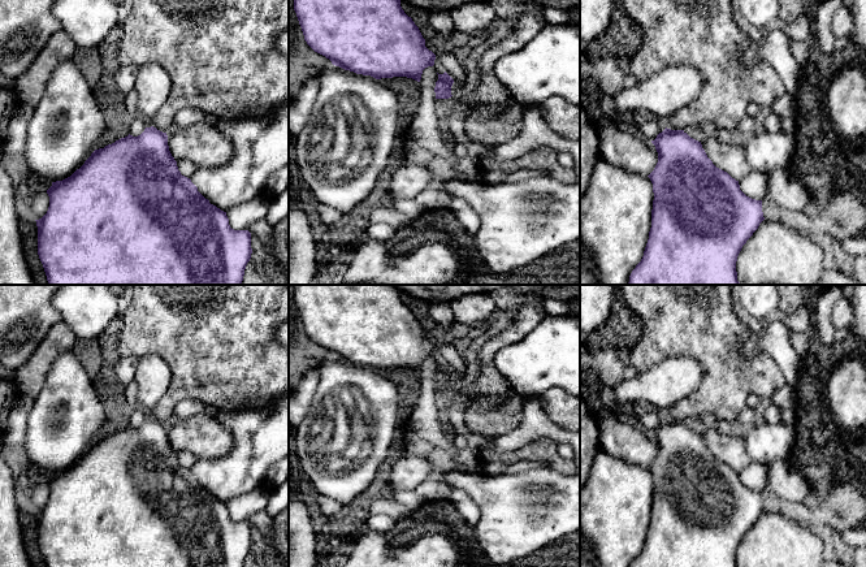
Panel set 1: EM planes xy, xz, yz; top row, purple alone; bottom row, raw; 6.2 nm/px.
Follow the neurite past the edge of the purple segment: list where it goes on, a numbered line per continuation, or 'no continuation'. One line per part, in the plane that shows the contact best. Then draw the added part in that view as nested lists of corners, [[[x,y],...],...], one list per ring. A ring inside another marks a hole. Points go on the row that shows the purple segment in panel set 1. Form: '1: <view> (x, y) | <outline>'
no continuation

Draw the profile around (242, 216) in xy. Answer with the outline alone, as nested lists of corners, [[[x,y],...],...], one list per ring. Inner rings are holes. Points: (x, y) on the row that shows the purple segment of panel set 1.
[[[260,195],[247,203],[233,207],[226,212],[230,228],[247,230],[252,222],[265,218],[269,204],[270,198]]]

